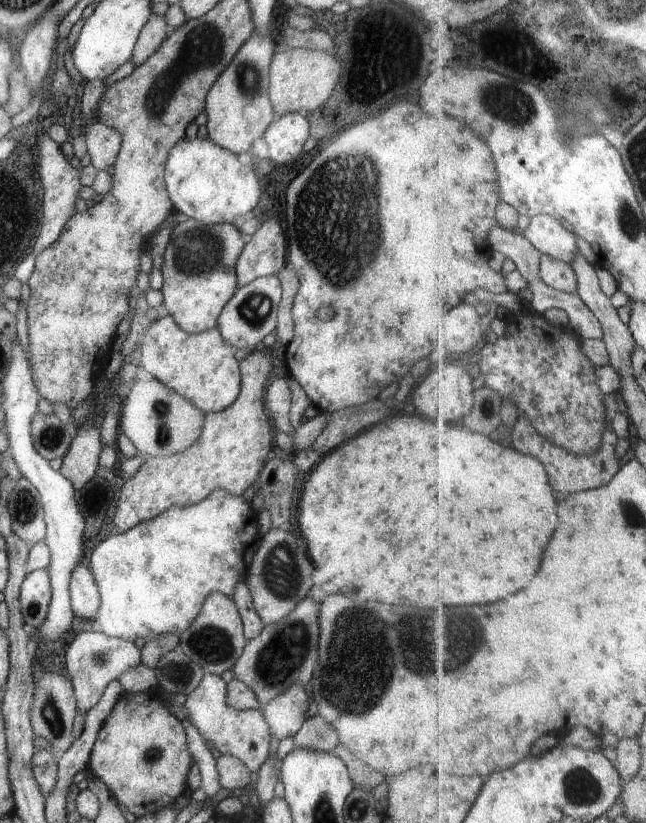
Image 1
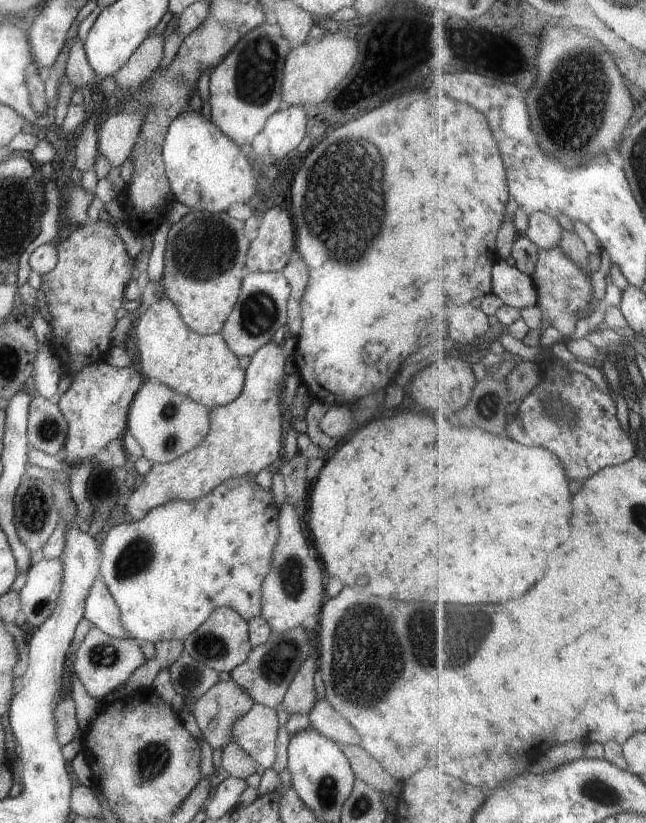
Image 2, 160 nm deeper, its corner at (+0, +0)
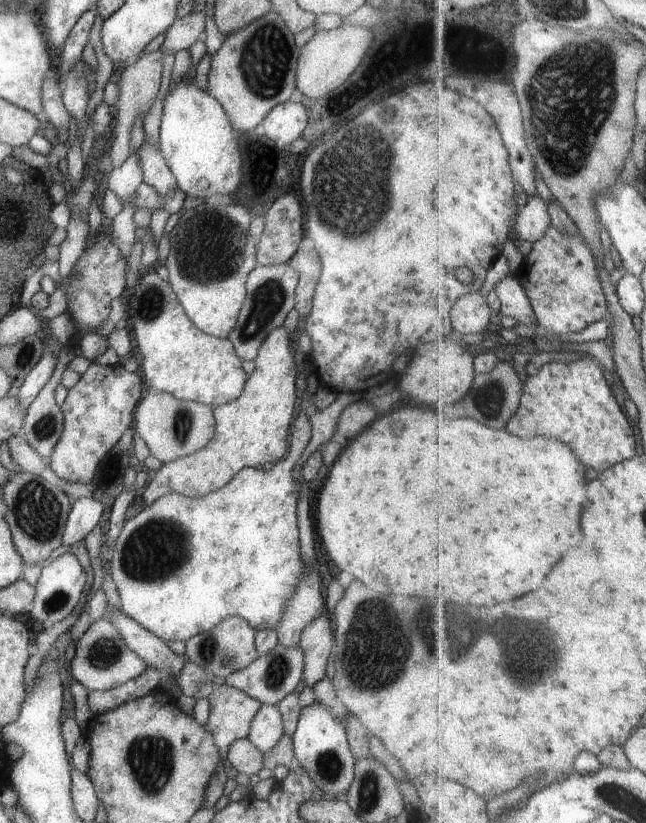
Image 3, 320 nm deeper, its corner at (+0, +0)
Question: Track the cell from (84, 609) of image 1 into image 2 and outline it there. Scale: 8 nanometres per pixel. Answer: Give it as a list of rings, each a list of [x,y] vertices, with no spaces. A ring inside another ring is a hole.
[[[96,577],[88,590],[82,616],[110,637],[131,639],[129,633],[122,629],[118,606],[99,577]]]

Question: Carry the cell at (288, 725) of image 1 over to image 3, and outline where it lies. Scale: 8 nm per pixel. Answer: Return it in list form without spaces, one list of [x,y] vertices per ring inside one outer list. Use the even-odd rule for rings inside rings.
[[[326,608],[313,620],[310,620],[301,631],[297,644],[302,650],[305,687],[311,687],[324,675],[327,656],[333,652],[334,636],[330,628],[330,616]]]

